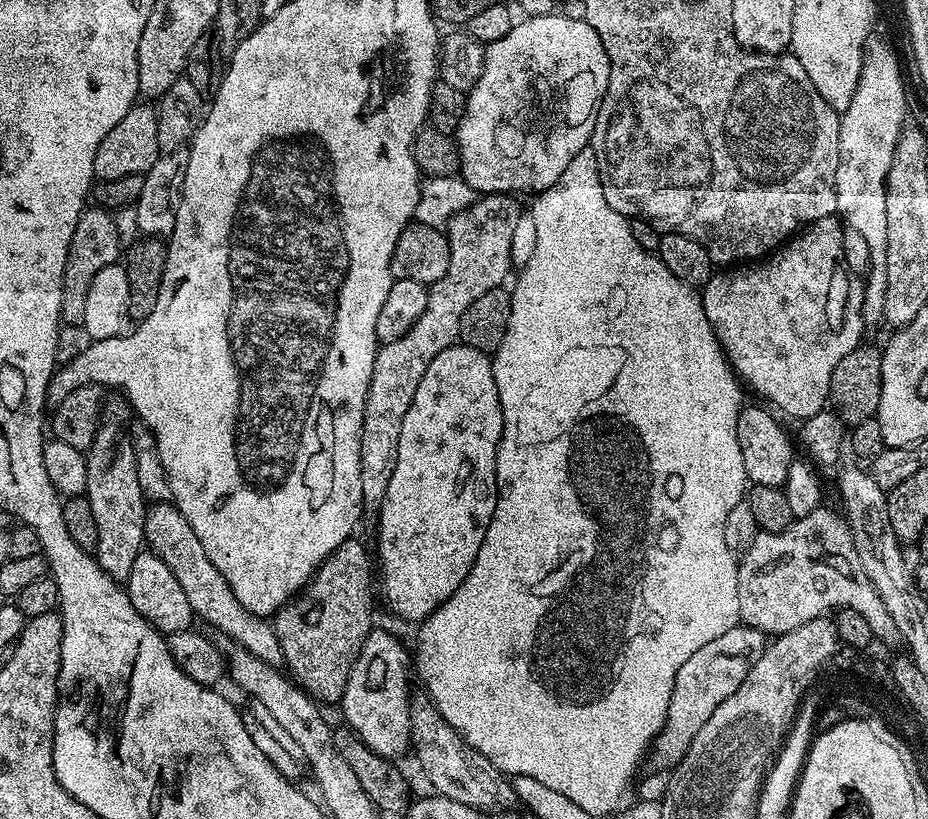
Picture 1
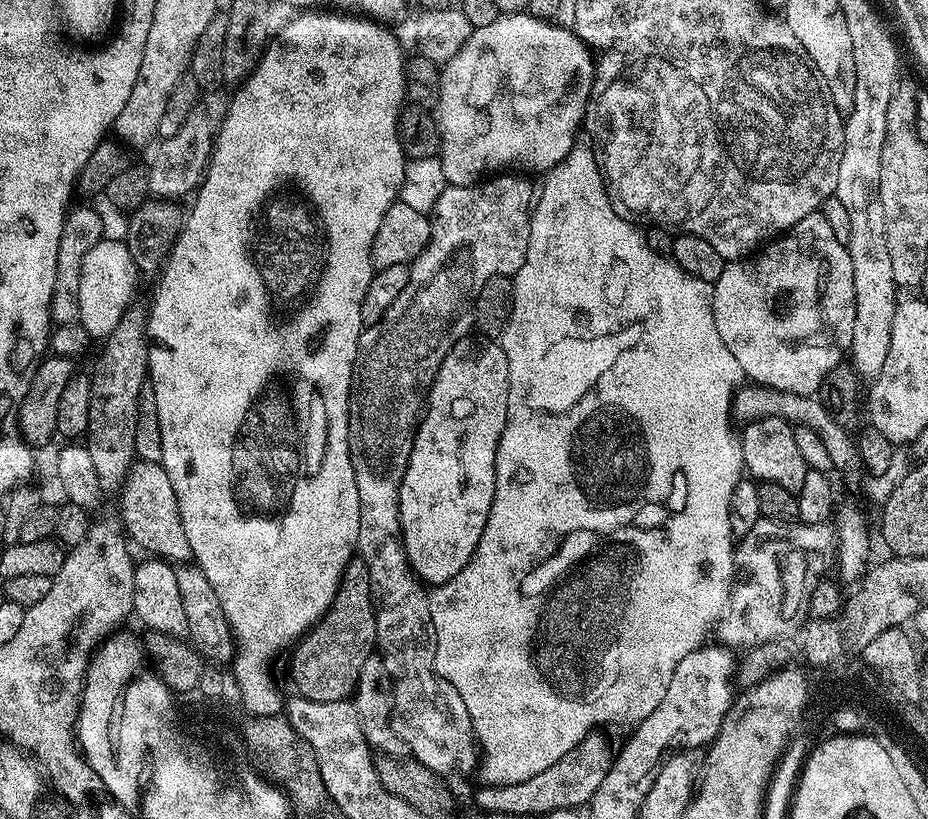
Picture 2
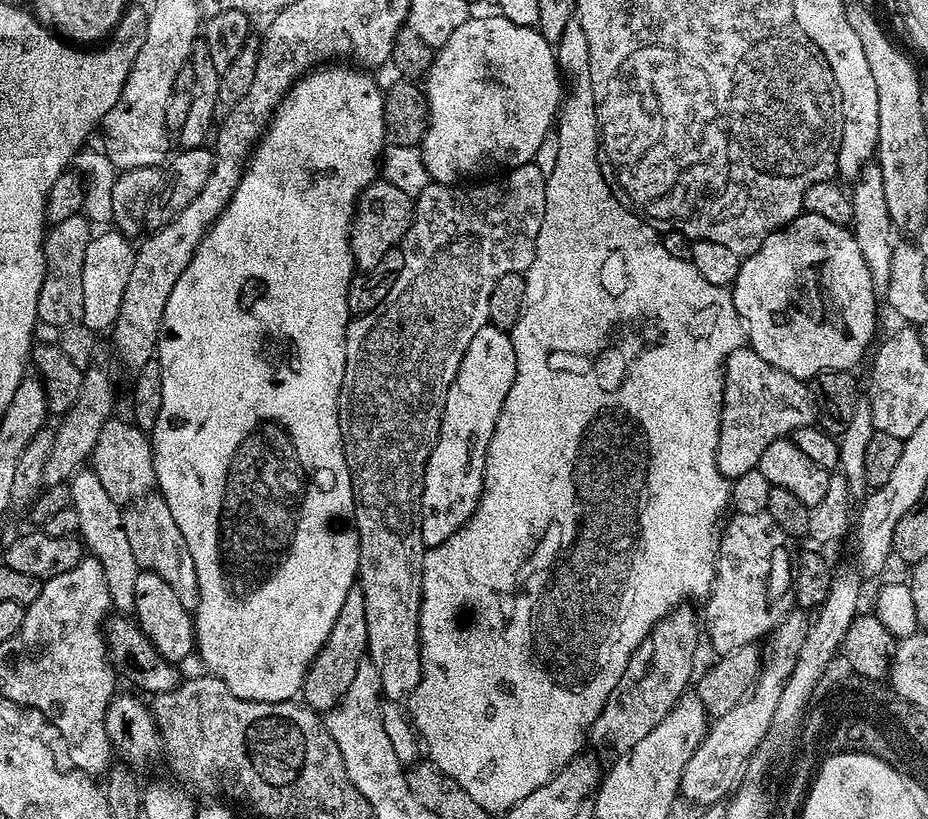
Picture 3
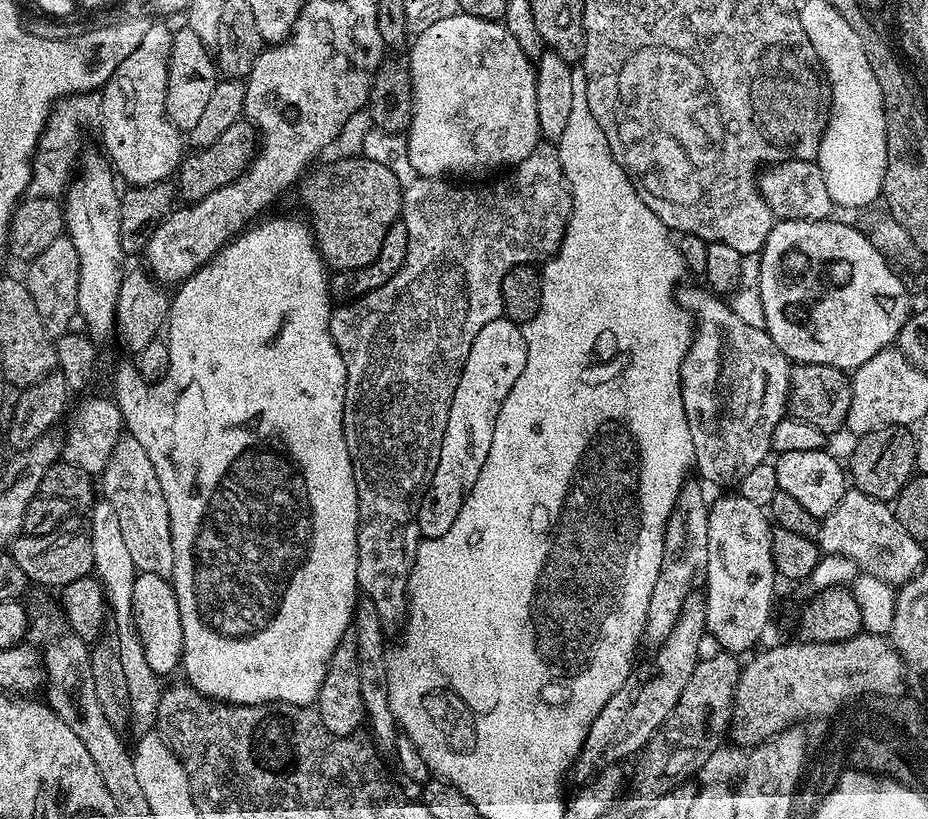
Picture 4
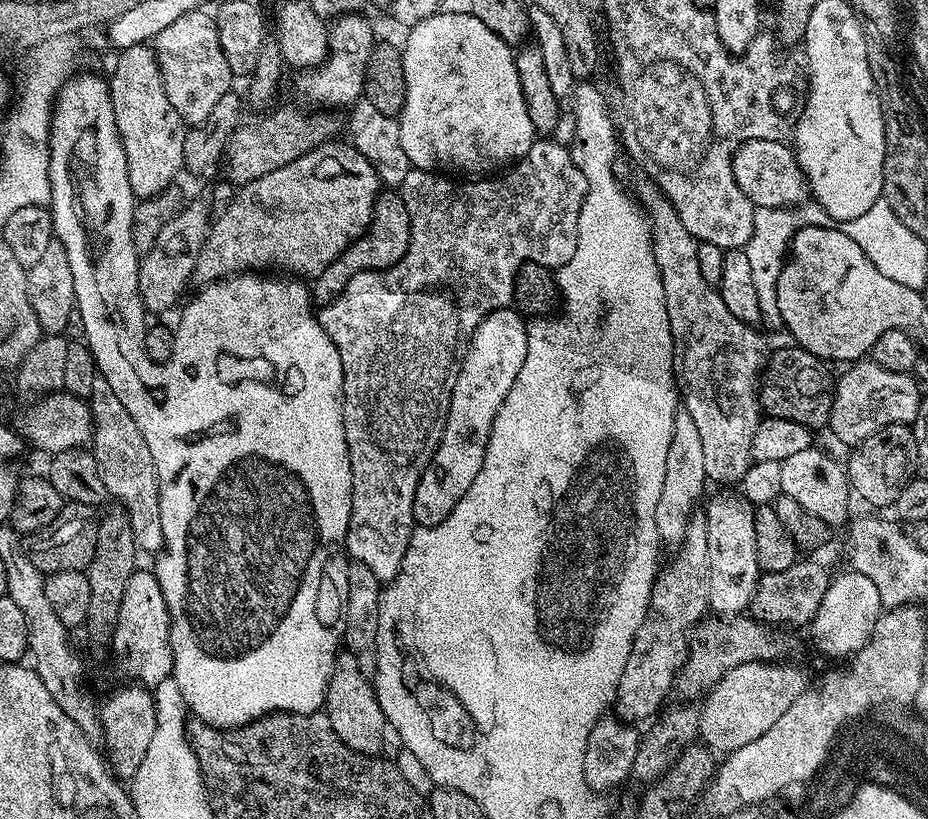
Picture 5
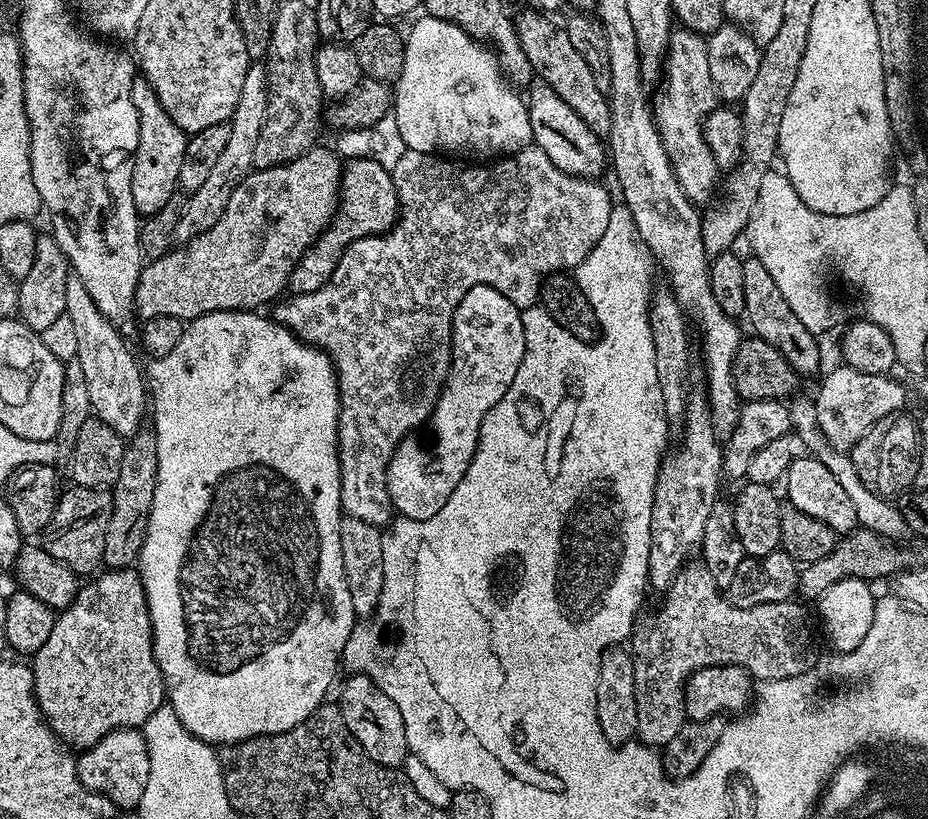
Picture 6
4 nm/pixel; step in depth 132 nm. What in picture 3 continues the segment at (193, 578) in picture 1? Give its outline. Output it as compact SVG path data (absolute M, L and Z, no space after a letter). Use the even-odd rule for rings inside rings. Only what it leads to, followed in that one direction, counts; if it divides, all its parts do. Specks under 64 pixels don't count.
M109 418L98 434L98 442L90 457L90 468L98 474L98 482L114 502L127 506L151 493L156 488L152 461L152 441L135 423Z

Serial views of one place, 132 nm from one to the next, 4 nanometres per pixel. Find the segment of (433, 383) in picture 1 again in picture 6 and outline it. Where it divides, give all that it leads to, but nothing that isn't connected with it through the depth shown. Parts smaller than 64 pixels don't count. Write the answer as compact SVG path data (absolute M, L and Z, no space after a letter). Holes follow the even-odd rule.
M474 287L462 298L462 302L458 302L458 310L454 310L452 319L452 361L448 367L448 377L444 380L444 388L436 399L426 425L428 433L421 444L416 438L402 441L388 467L388 493L393 509L403 519L434 518L434 514L438 514L438 510L446 506L450 494L454 494L454 486L462 482L462 474L466 474L466 466L470 466L474 458L482 418L486 418L489 410L498 406L498 398L502 398L502 394L510 390L510 382L514 382L514 374L518 374L518 366L522 366L524 350L522 312L512 305L510 298L498 294L498 290L490 287Z

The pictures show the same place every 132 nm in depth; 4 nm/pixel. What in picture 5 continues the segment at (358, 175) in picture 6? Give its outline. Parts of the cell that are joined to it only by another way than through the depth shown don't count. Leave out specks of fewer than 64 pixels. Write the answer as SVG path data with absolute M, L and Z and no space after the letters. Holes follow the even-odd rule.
M385 191L376 200L371 228L358 237L339 258L330 262L330 266L326 266L322 274L318 274L311 281L310 291L313 305L323 306L334 302L334 298L338 298L342 290L346 290L346 284L350 282L350 278L354 278L354 274L381 272L384 268L394 266L404 257L409 246L410 214L406 210L404 199L395 191Z

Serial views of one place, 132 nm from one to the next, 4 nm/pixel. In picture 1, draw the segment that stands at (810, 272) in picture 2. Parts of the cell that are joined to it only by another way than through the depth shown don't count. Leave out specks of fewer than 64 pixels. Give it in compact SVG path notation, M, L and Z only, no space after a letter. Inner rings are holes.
M839 215L816 220L813 224L807 225L799 234L791 237L783 246L777 248L763 262L756 262L748 267L736 266L731 270L717 271L702 288L702 314L708 319L709 329L716 333L718 344L724 349L724 355L728 363L732 365L737 377L745 385L752 384L754 391L761 392L769 400L769 402L767 401L769 405L777 404L788 416L803 418L825 411L826 405L829 403L830 374L834 374L834 366L838 366L838 362L842 362L842 358L846 358L846 354L850 354L850 350L859 348L865 339L866 329L862 318L864 285L861 277L852 274L850 266L846 262L842 250L843 232L844 228Z

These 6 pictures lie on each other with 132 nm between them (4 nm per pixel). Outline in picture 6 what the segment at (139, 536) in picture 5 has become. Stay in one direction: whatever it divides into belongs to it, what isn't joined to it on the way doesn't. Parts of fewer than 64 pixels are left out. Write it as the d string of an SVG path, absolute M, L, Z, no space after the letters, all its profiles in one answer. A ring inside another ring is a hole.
M74 274L69 275L66 282L66 306L64 311L74 324L75 337L78 338L78 348L75 360L82 366L82 374L86 377L86 387L90 394L90 406L95 419L110 426L122 438L131 438L141 431L140 419L146 416L146 380L142 368L132 361L128 348L119 334L115 332L113 323L105 318L94 306L90 294L86 294L86 286Z

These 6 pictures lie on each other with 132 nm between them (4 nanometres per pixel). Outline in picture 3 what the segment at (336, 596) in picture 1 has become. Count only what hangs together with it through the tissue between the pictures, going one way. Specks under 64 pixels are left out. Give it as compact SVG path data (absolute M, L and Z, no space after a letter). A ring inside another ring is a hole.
M353 586L350 594L346 594L346 602L342 602L342 610L338 610L338 618L326 642L320 647L320 653L308 665L302 689L303 703L317 714L327 714L342 698L342 694L350 690L350 681L353 680L360 661L365 659L367 651L366 598L362 598L360 587Z

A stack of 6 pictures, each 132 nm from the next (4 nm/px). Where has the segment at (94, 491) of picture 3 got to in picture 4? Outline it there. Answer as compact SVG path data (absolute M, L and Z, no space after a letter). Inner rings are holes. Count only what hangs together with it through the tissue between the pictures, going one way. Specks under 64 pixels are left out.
M97 499L87 516L86 531L92 540L94 575L104 587L104 599L110 613L110 632L116 635L116 640L114 639L116 657L122 661L126 686L130 686L132 714L136 718L151 717L160 701L162 680L154 674L154 670L150 670L150 662L146 662L146 650L142 646L142 638L138 638L134 622L134 582L138 571L130 558L126 542L122 539L122 529L118 523L118 514L114 514L114 506L110 506L108 500Z

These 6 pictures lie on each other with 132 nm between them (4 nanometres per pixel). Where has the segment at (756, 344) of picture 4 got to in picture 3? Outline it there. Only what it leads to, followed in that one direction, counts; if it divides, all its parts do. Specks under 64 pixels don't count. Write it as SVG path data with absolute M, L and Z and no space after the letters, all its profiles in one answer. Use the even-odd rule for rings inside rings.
M751 346L733 348L724 361L724 392L720 409L720 433L716 446L718 470L734 481L758 467L762 450L770 442L791 437L799 428L816 424L816 403L805 381L770 366Z

